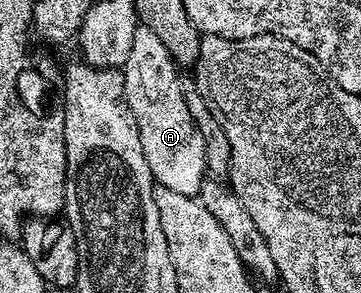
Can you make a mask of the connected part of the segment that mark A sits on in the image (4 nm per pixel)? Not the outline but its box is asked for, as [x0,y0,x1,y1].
[121,26,208,197]

